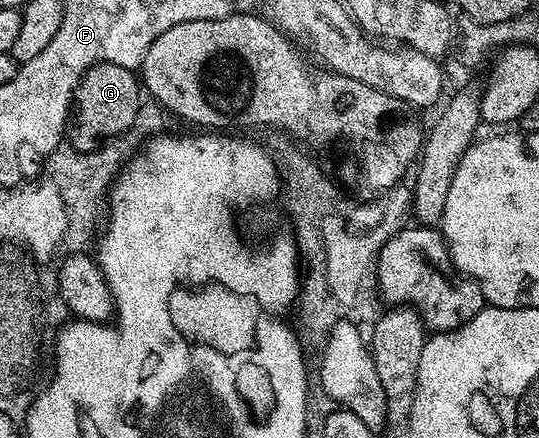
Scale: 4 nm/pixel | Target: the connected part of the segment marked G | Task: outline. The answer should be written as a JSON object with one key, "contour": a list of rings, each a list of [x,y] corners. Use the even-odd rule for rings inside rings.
{"contour":[[[96,64],[88,68],[78,82],[76,95],[72,98],[70,123],[66,128],[66,140],[79,152],[88,153],[122,135],[134,122],[142,101],[142,84],[131,68],[118,64]]]}

